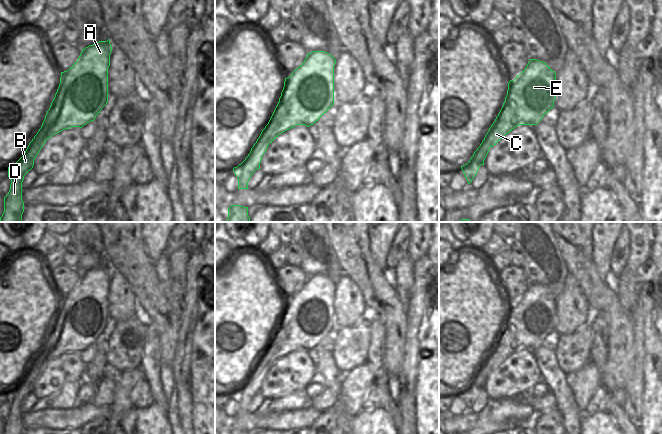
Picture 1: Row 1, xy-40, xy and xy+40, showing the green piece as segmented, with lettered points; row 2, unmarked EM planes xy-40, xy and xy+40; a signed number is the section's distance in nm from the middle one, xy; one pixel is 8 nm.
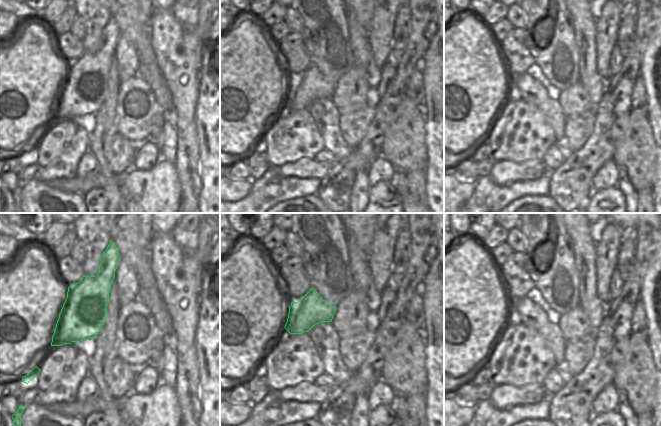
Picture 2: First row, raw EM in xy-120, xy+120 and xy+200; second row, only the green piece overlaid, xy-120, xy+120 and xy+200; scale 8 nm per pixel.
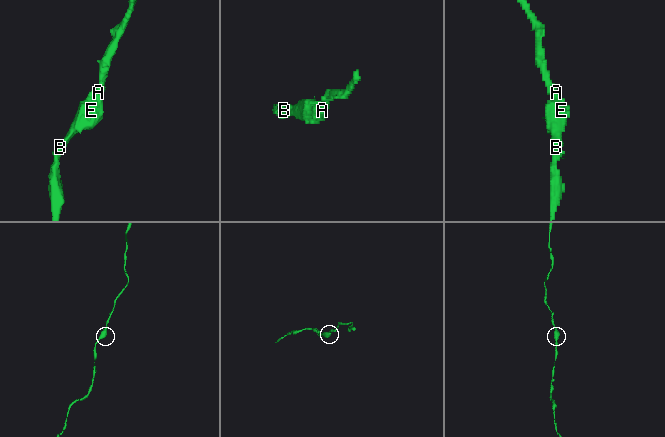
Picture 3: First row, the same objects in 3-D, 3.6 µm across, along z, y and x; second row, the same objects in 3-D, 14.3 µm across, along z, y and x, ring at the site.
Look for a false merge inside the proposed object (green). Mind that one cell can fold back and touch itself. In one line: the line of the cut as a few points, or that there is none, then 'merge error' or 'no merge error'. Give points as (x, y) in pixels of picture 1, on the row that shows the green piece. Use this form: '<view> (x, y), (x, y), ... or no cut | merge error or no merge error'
no cut | no merge error

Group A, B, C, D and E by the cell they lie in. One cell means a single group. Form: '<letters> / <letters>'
A B C D E

